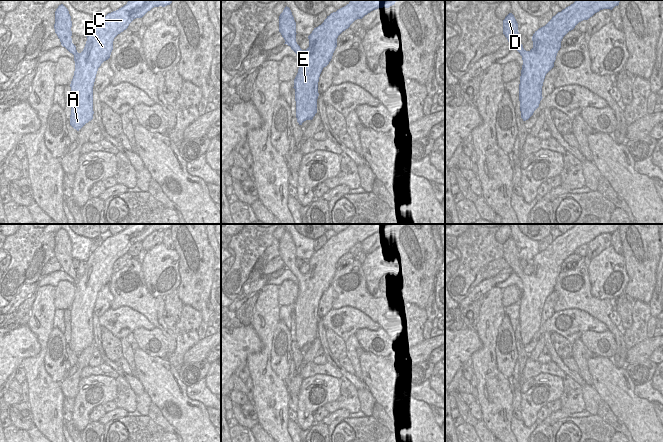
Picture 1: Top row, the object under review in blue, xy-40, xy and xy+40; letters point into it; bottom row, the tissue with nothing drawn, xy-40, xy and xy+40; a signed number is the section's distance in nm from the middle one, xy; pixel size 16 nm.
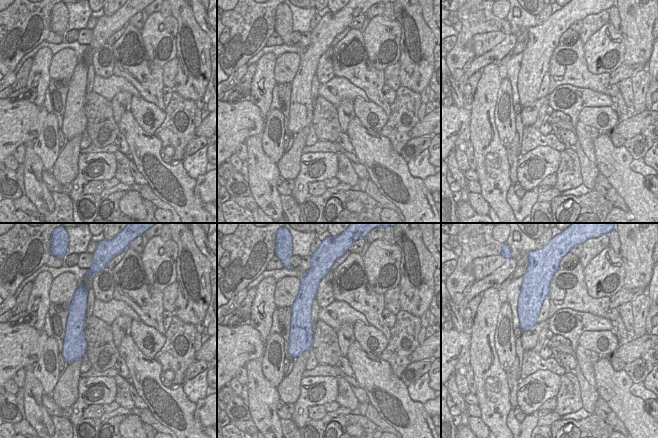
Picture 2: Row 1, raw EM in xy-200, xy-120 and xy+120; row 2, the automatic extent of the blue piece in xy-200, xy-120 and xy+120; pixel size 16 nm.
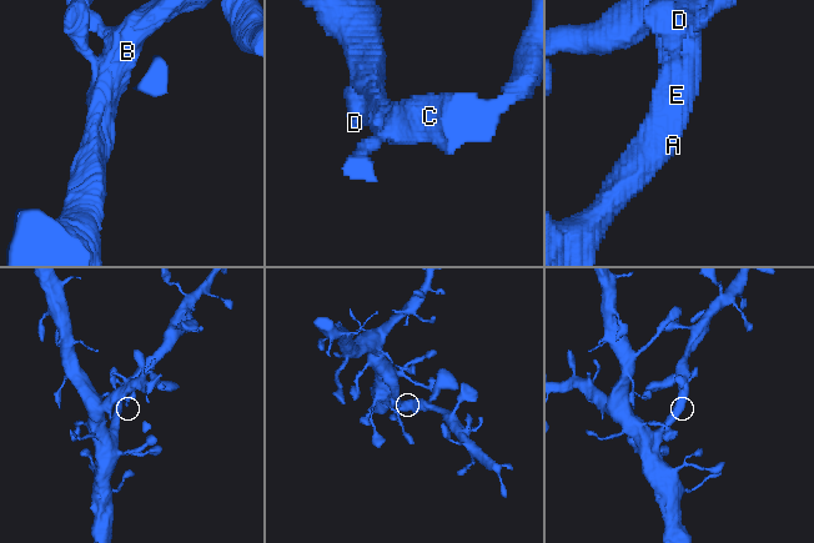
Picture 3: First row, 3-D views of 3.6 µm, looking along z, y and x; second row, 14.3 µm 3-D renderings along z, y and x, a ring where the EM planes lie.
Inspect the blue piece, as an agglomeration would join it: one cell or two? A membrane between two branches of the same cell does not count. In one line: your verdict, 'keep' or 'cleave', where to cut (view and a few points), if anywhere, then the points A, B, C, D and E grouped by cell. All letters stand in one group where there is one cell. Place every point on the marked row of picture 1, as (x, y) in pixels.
keep; no cut; A B C D E

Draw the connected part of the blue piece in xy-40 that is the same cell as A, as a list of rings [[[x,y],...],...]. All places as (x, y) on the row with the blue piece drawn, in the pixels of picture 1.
[[[129,0],[126,5],[108,13],[90,30],[81,53],[72,43],[72,21],[68,9],[59,5],[55,11],[54,29],[61,45],[74,55],[75,71],[71,81],[70,125],[79,131],[93,119],[93,86],[98,68],[110,58],[114,38],[136,18],[142,18],[154,7],[165,7],[173,0]]]

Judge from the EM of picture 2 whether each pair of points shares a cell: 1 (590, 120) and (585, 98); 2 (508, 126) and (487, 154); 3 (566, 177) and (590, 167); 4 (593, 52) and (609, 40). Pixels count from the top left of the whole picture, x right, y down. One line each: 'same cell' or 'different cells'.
1: different cells
2: different cells
3: different cells
4: same cell

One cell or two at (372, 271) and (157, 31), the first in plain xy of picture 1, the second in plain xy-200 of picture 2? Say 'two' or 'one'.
one

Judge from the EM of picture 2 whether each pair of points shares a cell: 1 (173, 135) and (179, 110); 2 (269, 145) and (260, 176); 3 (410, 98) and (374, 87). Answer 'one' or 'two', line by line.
1: one
2: two
3: two

